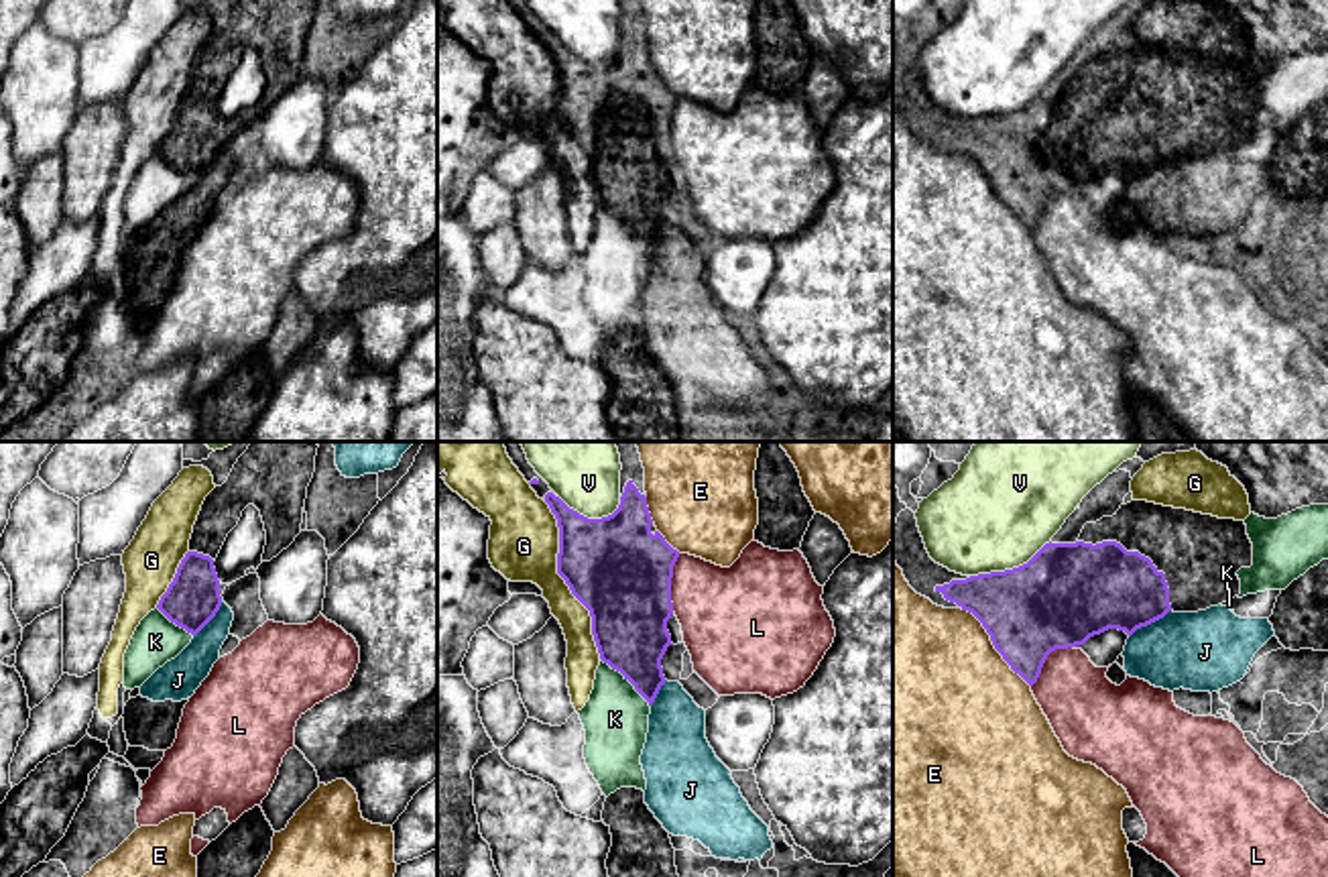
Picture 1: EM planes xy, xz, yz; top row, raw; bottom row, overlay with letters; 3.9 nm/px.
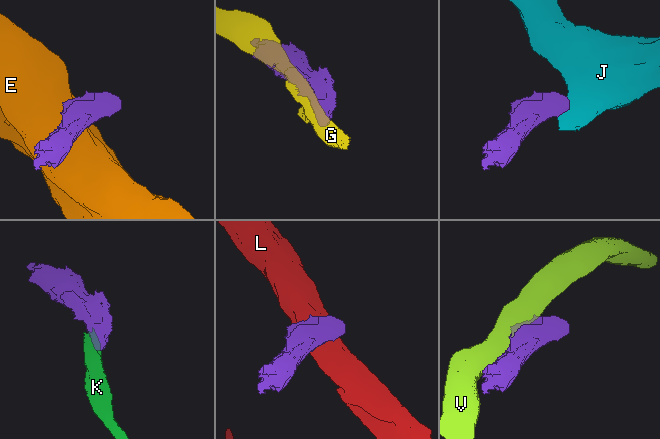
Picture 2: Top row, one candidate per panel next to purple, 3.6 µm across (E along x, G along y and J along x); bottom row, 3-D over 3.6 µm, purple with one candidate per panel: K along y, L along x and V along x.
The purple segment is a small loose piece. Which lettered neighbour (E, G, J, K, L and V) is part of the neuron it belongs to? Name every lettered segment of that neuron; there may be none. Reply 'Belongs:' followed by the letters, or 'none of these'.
Belongs: none of these

